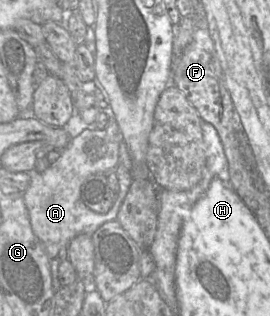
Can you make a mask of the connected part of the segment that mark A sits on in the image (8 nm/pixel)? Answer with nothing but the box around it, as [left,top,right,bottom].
[23,107,123,259]

